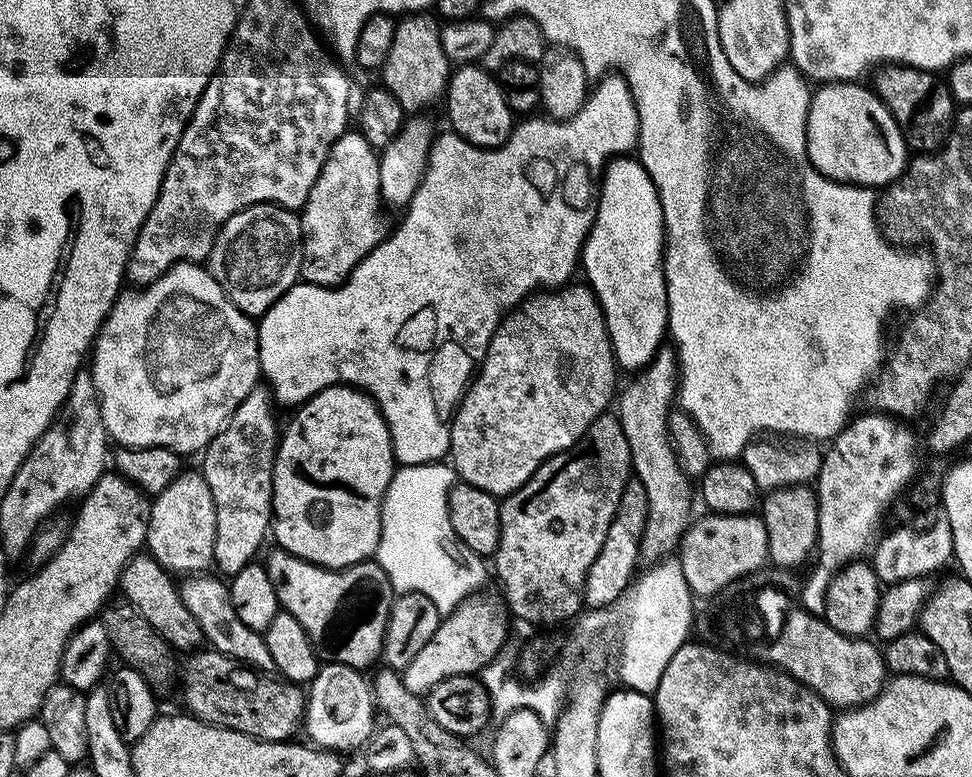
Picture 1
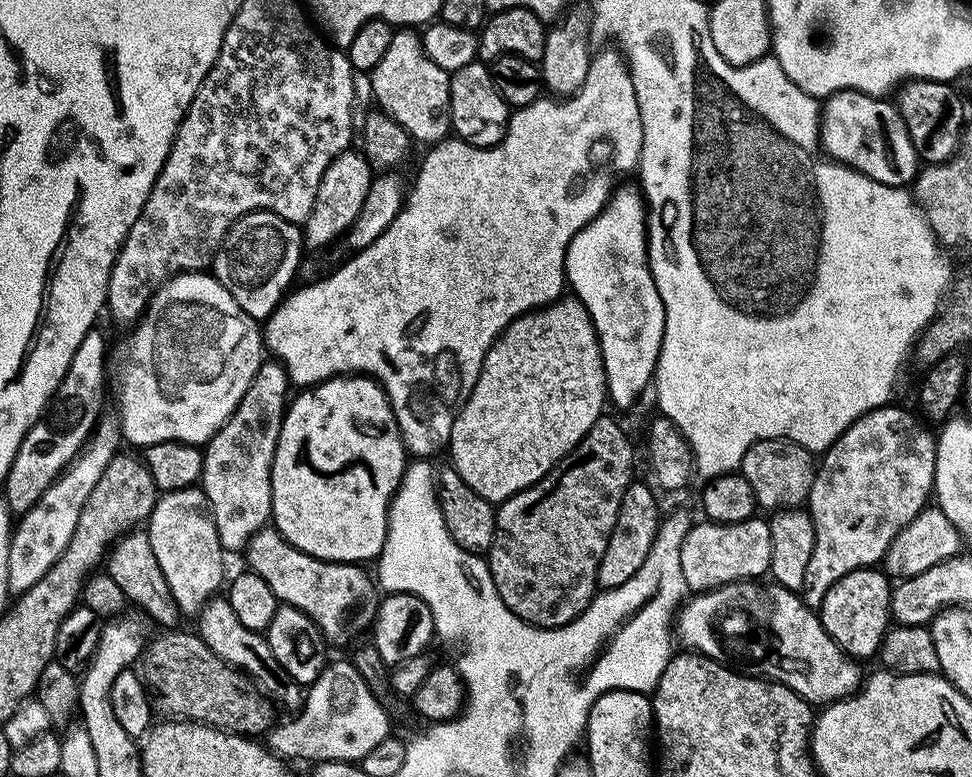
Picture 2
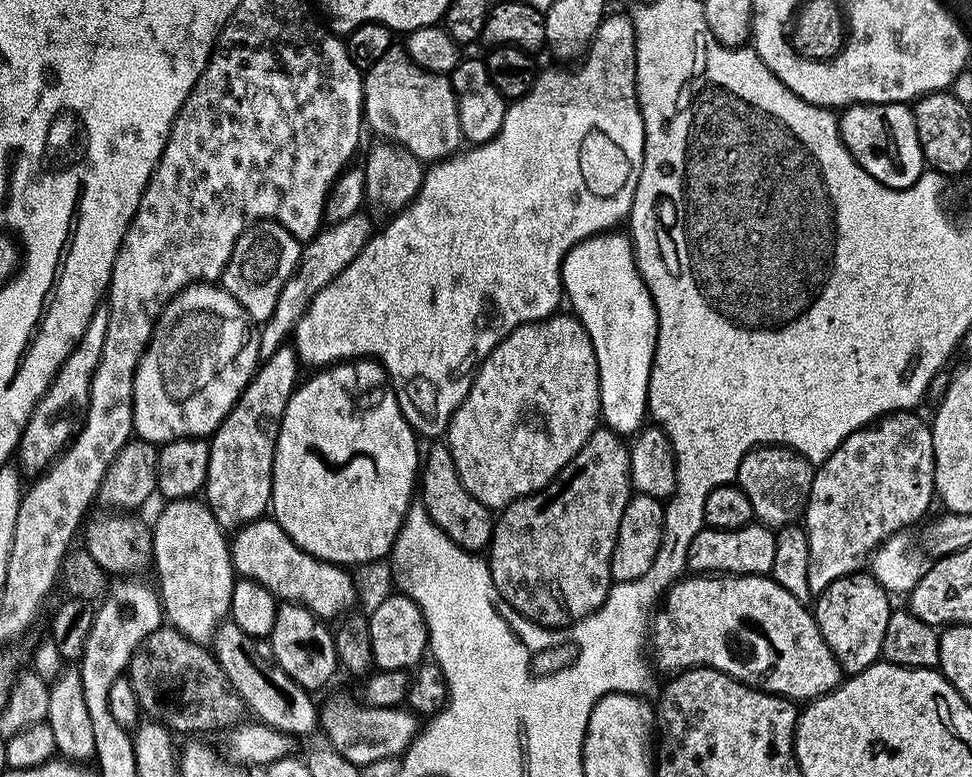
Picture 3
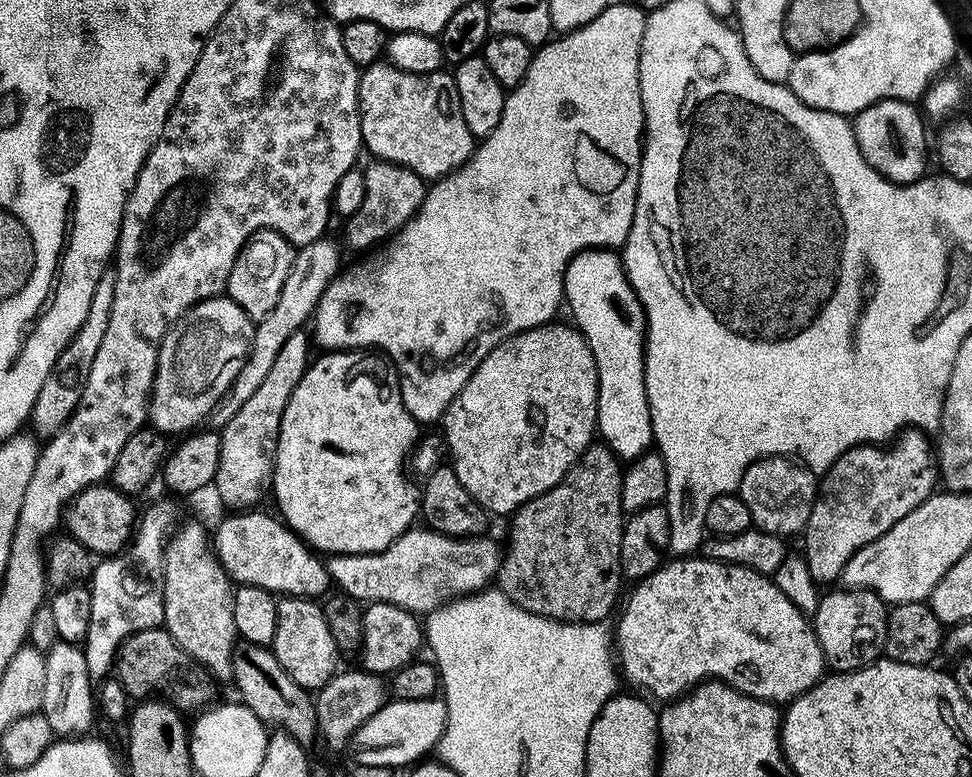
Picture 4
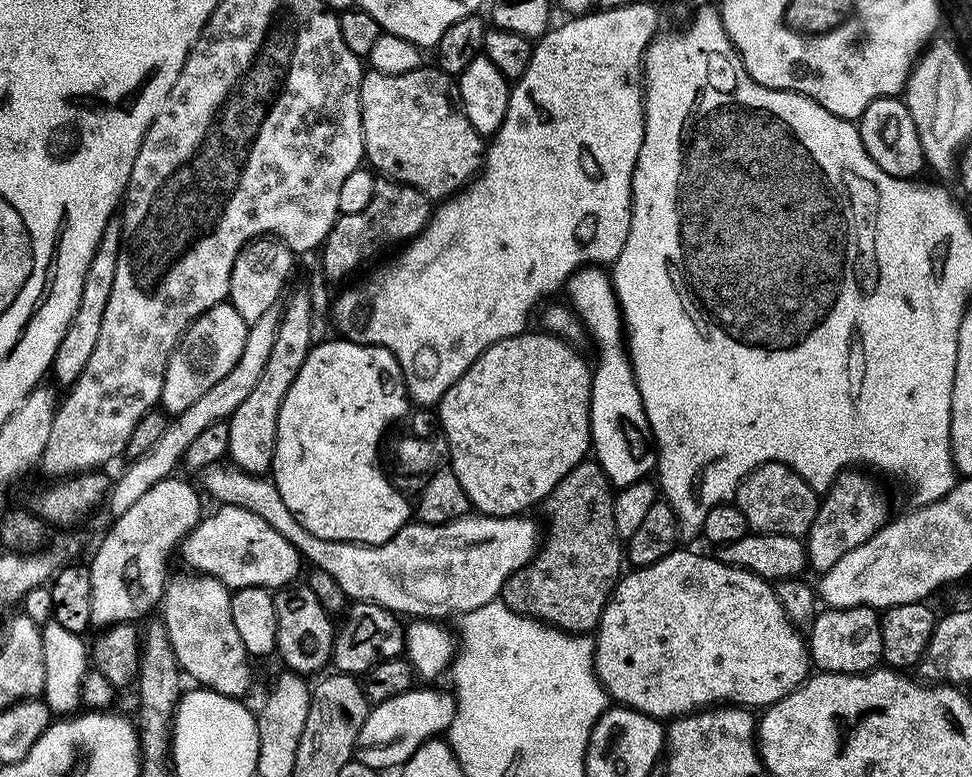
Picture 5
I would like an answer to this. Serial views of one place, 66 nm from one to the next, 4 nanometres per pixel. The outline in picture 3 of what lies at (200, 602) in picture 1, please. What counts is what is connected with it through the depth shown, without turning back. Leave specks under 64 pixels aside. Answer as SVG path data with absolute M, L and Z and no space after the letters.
M225 622L216 630L210 645L216 660L222 666L230 686L242 698L245 709L257 721L287 736L308 736L318 728L318 704L312 701L313 693L299 685L279 665L267 639L246 634L237 624Z

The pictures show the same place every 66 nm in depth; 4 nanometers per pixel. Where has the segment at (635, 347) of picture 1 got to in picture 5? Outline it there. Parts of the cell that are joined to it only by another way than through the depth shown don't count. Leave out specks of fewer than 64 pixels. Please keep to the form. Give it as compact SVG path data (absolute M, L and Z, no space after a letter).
M603 267L577 268L576 273L568 279L567 292L571 307L575 308L577 316L584 323L590 340L592 336L596 352L600 355L592 374L592 401L588 415L592 427L590 448L609 484L619 490L651 477L658 459L652 427L644 413L644 403L636 388L636 376L632 373L632 361L628 358L624 317L616 289L612 287L612 277Z

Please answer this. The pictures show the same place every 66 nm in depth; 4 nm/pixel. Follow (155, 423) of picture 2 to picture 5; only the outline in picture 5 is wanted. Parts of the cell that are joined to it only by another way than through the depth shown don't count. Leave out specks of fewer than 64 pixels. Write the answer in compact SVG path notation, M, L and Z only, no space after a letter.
M228 302L219 304L192 321L191 328L184 333L184 339L180 341L168 360L168 369L164 375L160 395L163 411L168 414L186 411L219 379L226 378L231 368L240 360L240 355L246 346L248 331L249 325L242 318L242 314L238 314L238 310L234 310Z

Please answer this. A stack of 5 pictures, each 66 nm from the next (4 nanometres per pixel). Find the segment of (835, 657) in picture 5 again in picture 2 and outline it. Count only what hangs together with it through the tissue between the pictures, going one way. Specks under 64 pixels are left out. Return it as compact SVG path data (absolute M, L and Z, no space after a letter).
M865 567L838 578L822 598L818 609L822 626L826 634L830 634L837 646L853 660L865 662L879 653L880 643L890 627L892 589L889 577L879 567Z

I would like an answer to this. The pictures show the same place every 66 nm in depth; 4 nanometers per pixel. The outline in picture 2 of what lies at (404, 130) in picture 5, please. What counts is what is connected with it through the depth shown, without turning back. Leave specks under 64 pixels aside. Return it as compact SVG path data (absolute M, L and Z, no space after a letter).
M404 26L393 31L390 46L386 54L370 69L372 76L372 96L376 99L375 107L387 114L402 130L406 130L413 141L421 140L424 146L440 143L452 132L452 115L450 114L450 74L442 70L424 53L424 42L419 31Z

